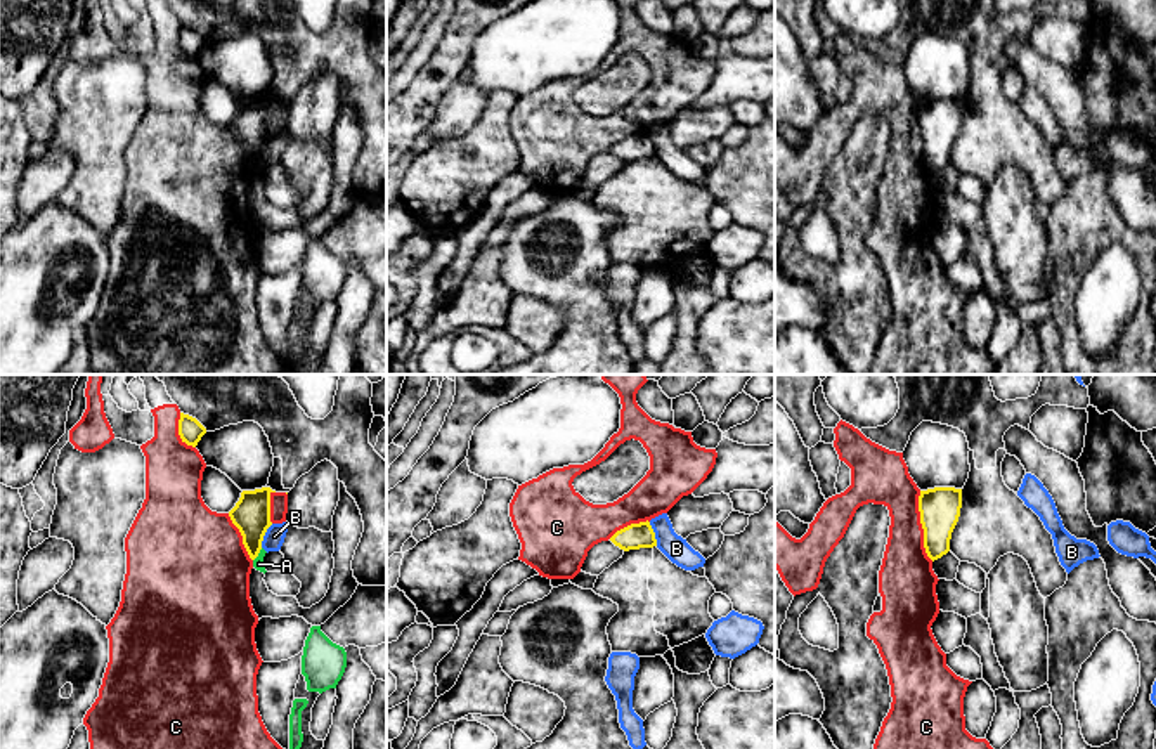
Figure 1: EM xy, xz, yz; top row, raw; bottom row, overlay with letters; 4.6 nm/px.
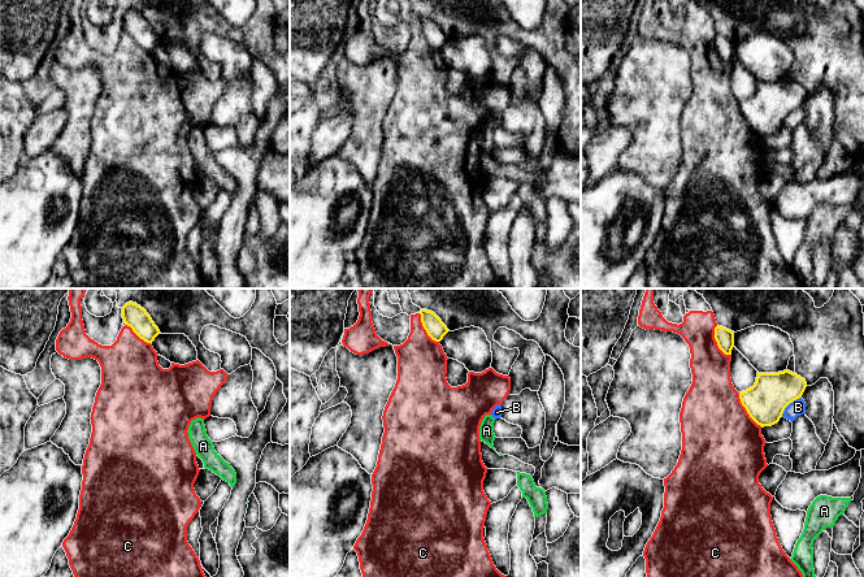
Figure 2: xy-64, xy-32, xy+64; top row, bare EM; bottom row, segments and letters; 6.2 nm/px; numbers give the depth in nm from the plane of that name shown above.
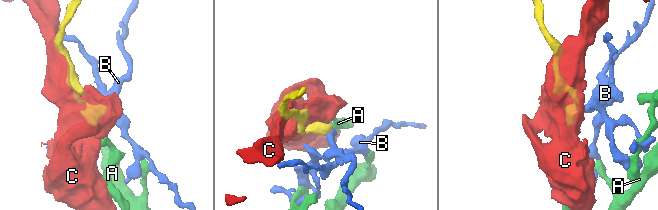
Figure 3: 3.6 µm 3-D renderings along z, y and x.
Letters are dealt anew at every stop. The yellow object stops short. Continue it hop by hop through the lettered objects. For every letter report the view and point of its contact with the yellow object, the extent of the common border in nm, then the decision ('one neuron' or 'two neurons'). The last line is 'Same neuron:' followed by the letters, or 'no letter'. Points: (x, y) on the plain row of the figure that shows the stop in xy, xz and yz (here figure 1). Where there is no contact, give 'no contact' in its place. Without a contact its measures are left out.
A: xy (257, 167) | 80 nm | two neurons
B: xy (264, 146) | 130 nm | two neurons
C: yz (922, 137) | 340 nm | two neurons
Same neuron: no letter

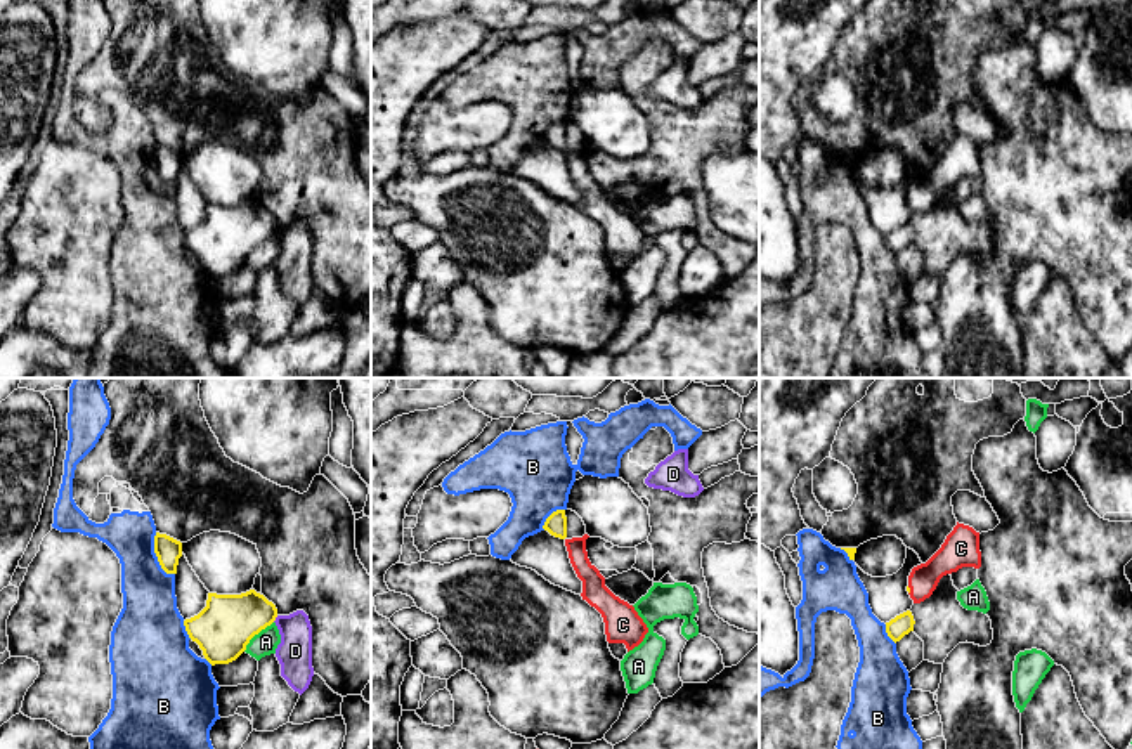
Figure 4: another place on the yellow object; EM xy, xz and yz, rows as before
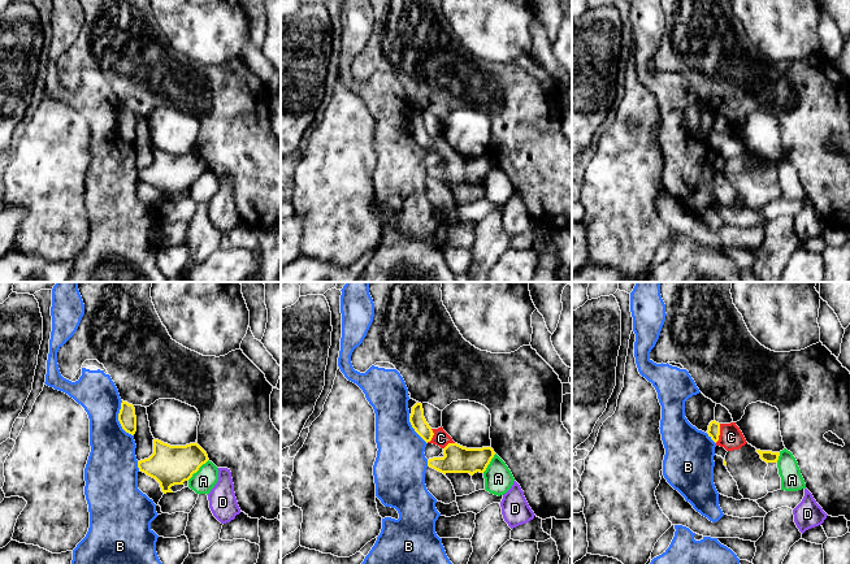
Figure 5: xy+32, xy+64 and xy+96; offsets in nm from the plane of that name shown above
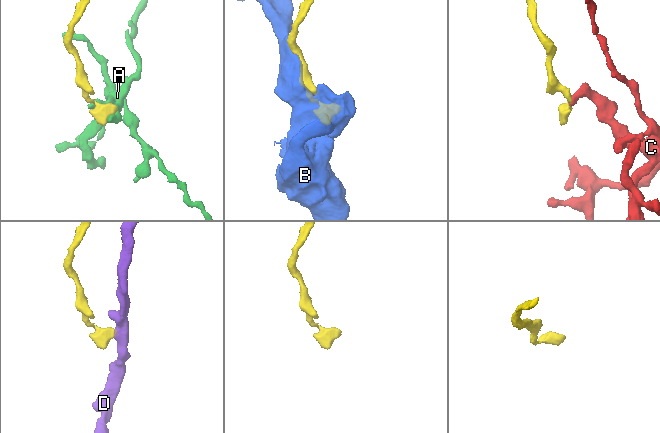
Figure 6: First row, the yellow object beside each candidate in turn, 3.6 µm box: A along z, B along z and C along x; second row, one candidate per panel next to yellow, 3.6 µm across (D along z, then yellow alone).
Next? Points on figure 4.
A: xy (255, 245) | 200 nm | two neurons
B: xy (156, 167) | 220 nm | two neurons
C: yz (909, 201) | 40 nm | one neuron
D: xy (274, 231) | 40 nm | two neurons
Same neuron: C

